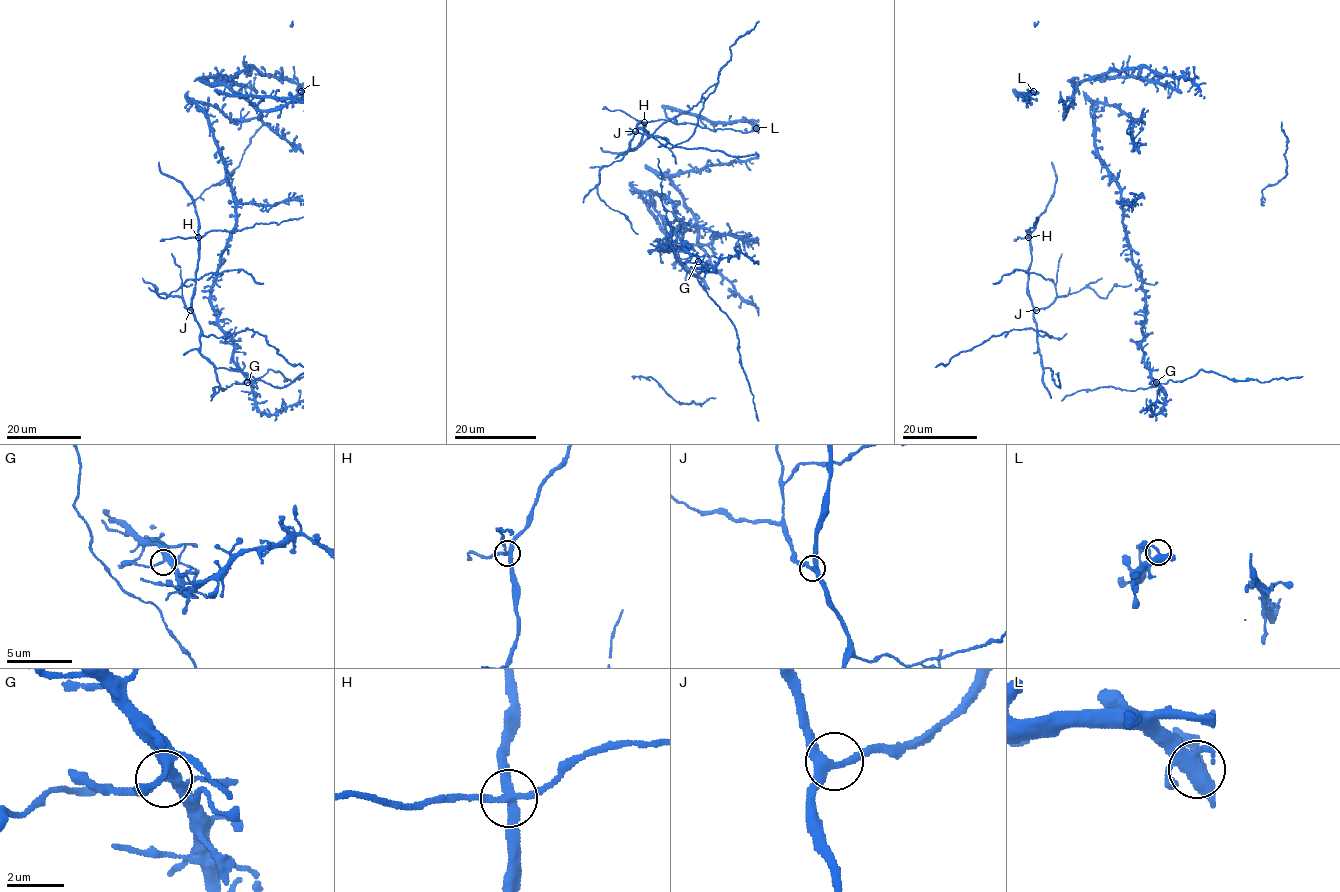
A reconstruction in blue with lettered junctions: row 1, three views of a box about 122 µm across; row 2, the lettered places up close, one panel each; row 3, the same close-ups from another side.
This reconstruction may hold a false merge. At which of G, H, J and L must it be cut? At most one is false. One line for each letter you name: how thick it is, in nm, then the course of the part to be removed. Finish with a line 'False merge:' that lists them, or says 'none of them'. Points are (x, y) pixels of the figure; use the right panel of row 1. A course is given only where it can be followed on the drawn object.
H: 280 nm | (1028, 237), (1026, 230), (1029, 232), (1037, 217)
False merge: H

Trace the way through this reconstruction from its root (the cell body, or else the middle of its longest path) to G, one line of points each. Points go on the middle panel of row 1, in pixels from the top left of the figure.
G: (683, 226), (670, 234), (657, 249), (682, 245), (698, 261)

